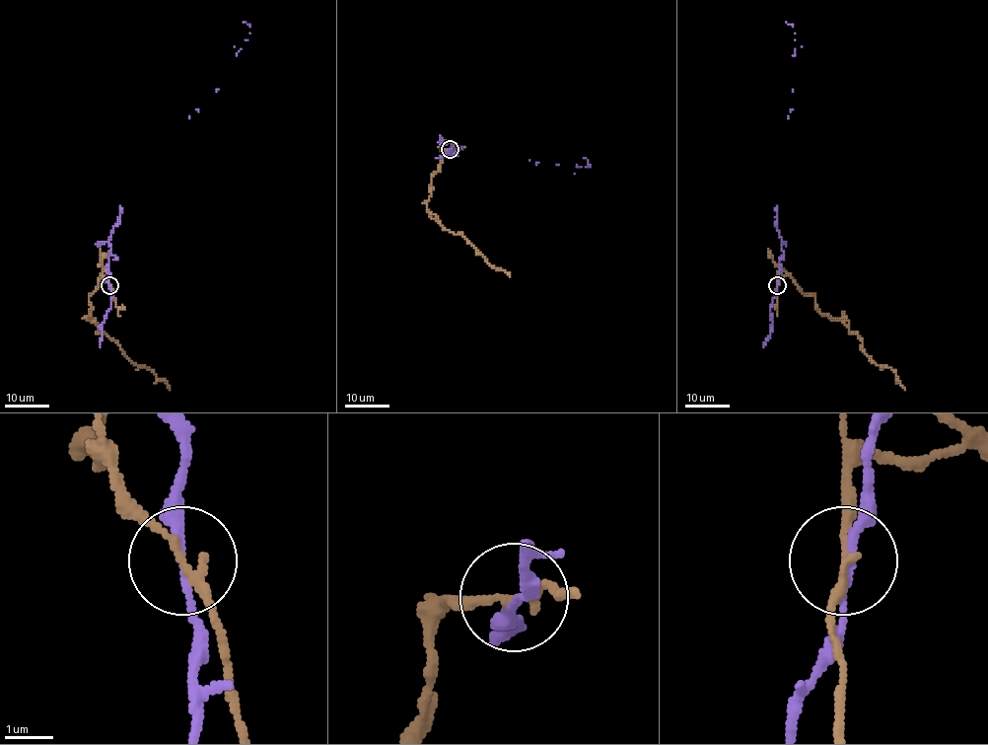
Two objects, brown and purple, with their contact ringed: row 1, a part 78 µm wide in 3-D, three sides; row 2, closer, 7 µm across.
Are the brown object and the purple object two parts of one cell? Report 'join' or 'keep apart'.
keep apart

